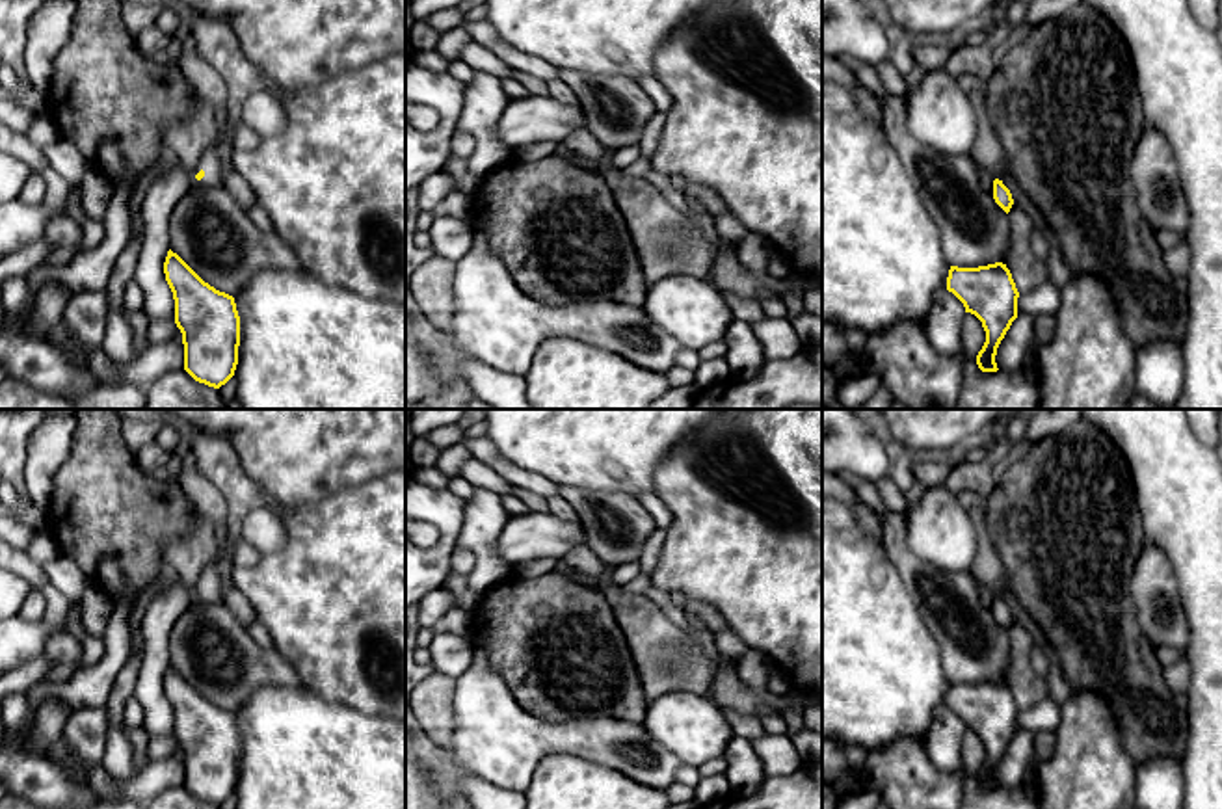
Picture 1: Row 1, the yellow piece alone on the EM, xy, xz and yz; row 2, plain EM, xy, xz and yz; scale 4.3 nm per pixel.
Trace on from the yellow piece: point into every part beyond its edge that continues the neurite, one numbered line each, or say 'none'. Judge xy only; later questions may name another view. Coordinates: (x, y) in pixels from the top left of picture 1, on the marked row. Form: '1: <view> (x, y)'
1: xy (205, 80)

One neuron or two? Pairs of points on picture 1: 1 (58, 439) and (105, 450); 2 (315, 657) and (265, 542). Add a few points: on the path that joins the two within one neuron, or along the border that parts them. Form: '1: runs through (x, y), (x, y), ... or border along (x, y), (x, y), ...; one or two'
1: border along (77, 428), (71, 450), (53, 482); two
2: border along (281, 517), (283, 543), (261, 557); two

